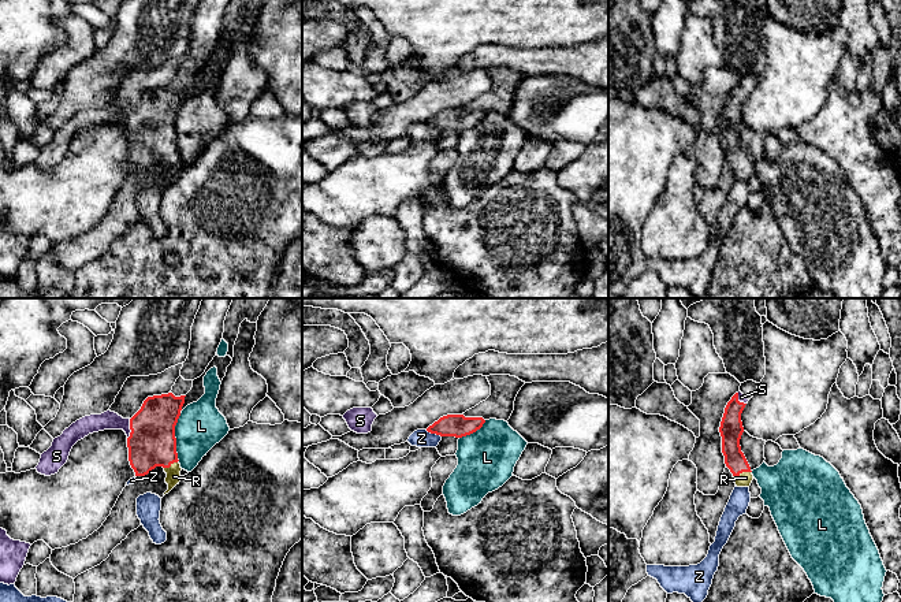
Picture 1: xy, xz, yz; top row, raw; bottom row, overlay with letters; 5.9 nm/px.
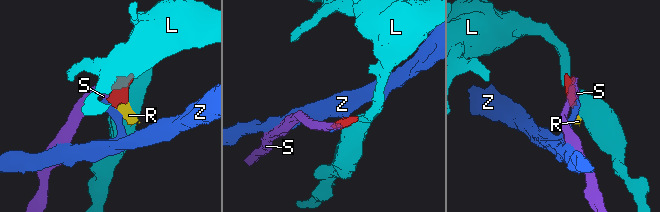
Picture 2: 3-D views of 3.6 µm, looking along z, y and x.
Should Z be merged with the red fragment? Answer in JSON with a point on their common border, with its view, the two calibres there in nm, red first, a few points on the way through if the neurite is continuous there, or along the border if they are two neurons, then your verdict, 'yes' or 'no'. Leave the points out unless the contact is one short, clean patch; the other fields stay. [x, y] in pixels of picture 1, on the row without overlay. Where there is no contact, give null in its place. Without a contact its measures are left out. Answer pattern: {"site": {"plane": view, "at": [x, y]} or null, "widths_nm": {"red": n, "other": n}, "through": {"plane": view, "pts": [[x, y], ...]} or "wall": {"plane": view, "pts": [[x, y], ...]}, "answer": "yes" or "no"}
{"site": {"plane": "xz", "at": [434, 126]}, "widths_nm": {"red": 140, "other": 110}, "wall": {"plane": "xz", "pts": [[425, 123], [440, 130]]}, "answer": "no"}

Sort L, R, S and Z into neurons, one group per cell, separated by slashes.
L / R S / Z

